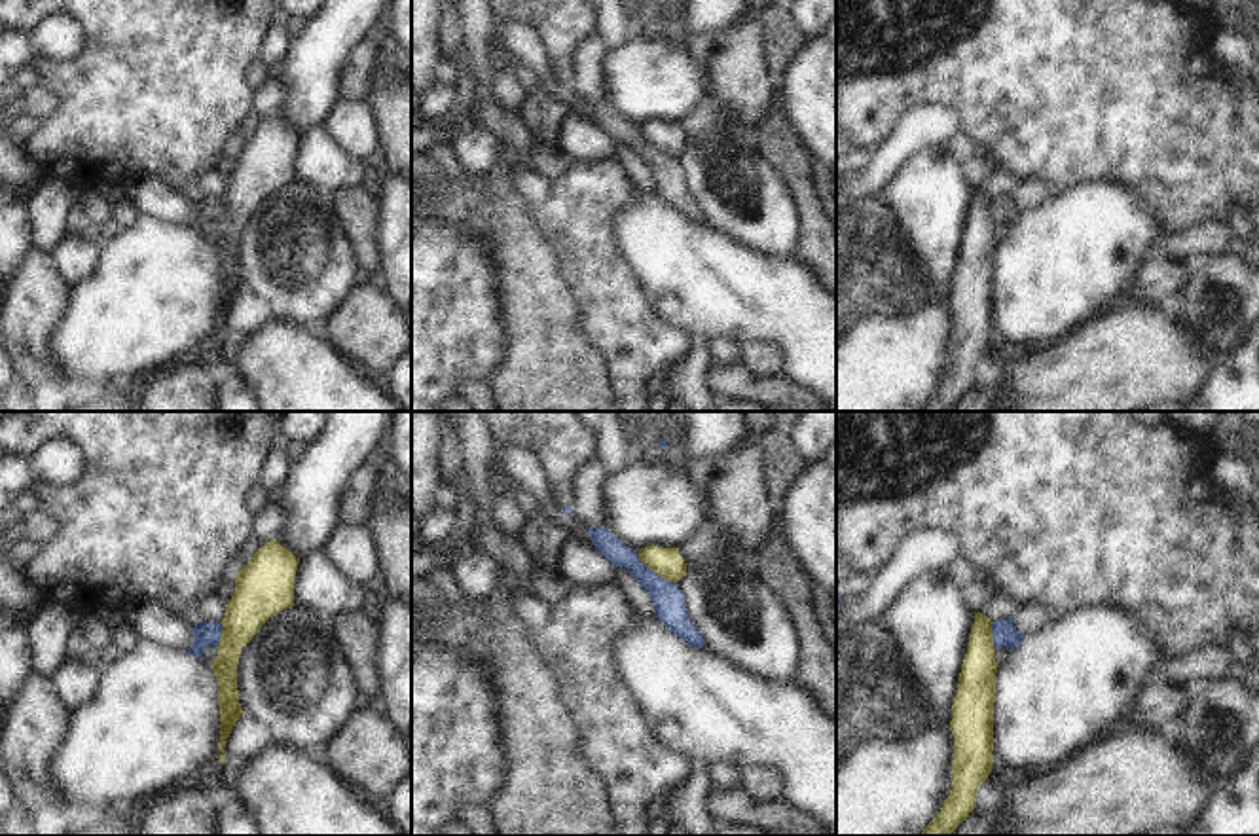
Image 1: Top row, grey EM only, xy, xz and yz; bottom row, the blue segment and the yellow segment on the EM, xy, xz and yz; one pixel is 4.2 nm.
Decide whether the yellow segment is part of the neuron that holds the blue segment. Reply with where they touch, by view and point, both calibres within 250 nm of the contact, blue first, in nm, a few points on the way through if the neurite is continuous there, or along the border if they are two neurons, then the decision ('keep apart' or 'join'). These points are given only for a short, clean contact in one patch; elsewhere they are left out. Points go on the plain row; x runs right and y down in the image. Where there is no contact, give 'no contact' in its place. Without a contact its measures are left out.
meets blue in xz at (655, 148); 130 nm thick on the blue side, 130 nm on the other; border along xz (638, 133), (675, 160); keep apart

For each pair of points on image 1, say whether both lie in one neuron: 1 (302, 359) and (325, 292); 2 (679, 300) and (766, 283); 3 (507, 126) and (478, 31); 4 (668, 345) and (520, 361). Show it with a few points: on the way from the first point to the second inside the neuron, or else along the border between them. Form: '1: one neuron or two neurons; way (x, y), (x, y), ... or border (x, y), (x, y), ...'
1: two neurons; border (273, 317), (302, 328)
2: one neuron; way (700, 289), (746, 289)
3: one neuron; way (484, 103), (478, 54)
4: two neurons; border (579, 313), (577, 327), (600, 353), (613, 391)

